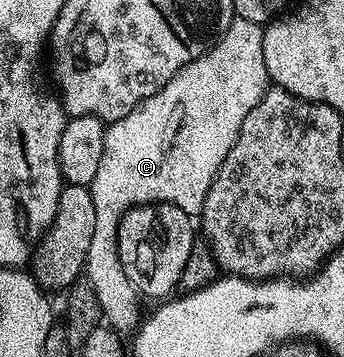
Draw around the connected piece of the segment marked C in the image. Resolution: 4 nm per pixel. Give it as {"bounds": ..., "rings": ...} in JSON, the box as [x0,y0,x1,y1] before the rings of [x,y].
{"bounds":[83,16,271,335],"rings":[[[234,16],[233,22],[220,39],[199,59],[187,63],[158,93],[139,103],[123,119],[112,122],[106,128],[103,139],[103,159],[99,161],[99,171],[89,184],[91,200],[95,203],[95,232],[91,238],[91,248],[87,250],[87,259],[83,270],[89,285],[98,296],[104,313],[104,320],[118,334],[129,335],[140,326],[142,298],[137,289],[127,279],[123,263],[119,263],[117,250],[117,228],[128,209],[135,205],[174,205],[179,207],[191,219],[203,211],[203,203],[223,159],[231,151],[237,138],[243,119],[263,99],[265,90],[271,82],[267,67],[263,63],[264,28],[251,19]]]}

